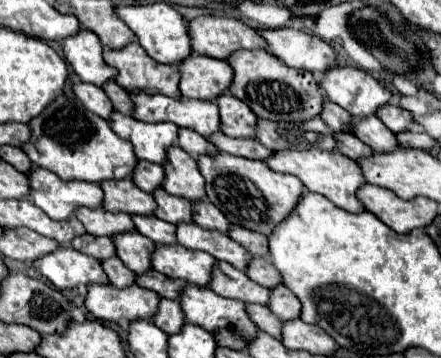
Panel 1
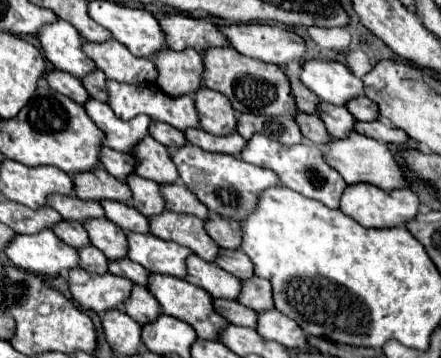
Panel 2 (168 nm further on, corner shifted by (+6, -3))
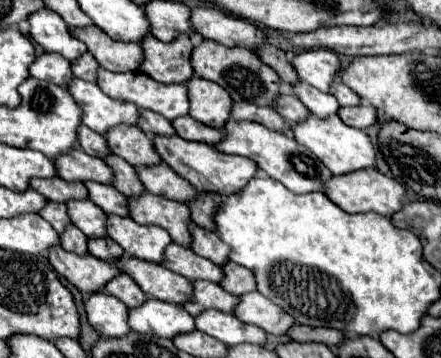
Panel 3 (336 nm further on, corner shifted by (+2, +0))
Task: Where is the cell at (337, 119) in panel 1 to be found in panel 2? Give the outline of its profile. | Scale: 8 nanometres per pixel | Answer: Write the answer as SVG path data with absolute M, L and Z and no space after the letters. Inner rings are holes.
M286 69L288 77L290 77L290 83L292 83L292 93L296 97L296 105L302 113L308 113L308 115L318 115L318 105L320 105L320 99L308 89L302 85L300 77L290 73L290 69Z

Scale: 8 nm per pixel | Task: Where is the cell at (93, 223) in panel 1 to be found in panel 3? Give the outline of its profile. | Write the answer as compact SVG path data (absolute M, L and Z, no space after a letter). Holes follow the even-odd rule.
M60 176L32 178L30 188L38 190L46 200L52 200L52 202L68 202L68 200L88 198L88 190L82 182L64 182Z

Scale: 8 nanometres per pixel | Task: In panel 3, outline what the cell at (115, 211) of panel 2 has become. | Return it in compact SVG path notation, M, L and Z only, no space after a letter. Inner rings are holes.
M84 182L84 186L88 188L88 198L96 206L100 206L106 214L128 216L126 198L114 186L110 186L110 184L98 184L98 182Z

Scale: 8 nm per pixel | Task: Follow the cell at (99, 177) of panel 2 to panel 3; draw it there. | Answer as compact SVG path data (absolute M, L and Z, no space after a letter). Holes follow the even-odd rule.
M80 148L72 150L72 154L64 154L64 158L56 158L54 166L56 166L56 174L70 182L72 180L80 180L80 182L94 180L102 184L112 182L112 170L106 166L106 162L96 156L88 156Z

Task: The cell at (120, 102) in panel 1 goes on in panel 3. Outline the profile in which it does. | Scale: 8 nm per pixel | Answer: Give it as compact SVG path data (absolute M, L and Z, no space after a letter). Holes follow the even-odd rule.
M84 52L80 58L76 58L76 62L72 64L72 74L76 78L88 80L88 82L96 82L96 70L98 70L98 62L94 60L94 56L90 52Z

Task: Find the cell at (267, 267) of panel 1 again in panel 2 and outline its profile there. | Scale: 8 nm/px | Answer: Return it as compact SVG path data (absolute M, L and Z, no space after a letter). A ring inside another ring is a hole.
M222 249L218 259L216 259L216 265L220 265L222 269L226 269L228 273L232 273L238 279L254 277L254 265L252 265L250 257L246 253L240 253L240 251Z

